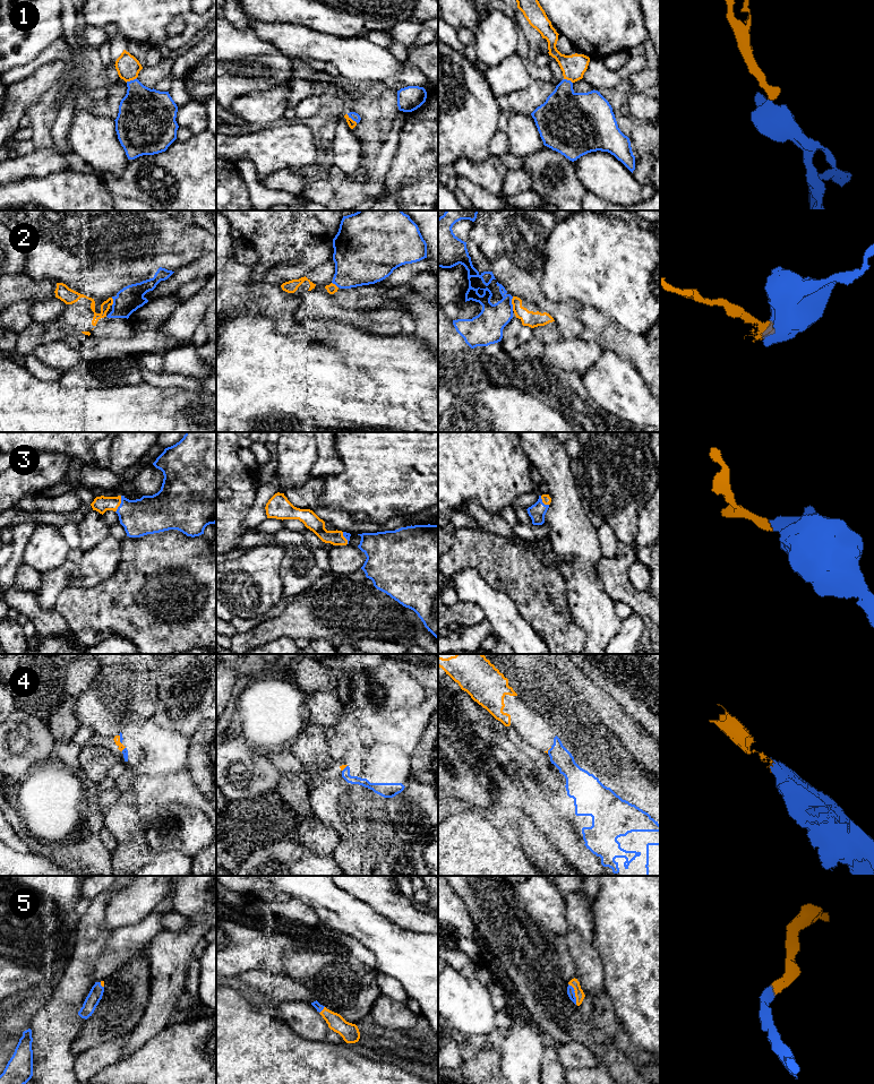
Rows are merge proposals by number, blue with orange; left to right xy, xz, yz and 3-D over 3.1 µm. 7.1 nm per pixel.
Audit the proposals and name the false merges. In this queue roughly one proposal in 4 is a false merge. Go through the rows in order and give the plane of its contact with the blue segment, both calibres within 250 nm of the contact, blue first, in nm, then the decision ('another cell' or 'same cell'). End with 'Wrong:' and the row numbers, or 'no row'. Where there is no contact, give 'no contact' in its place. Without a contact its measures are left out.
1: xz | 60/50 nm | same cell
2: yz | 240/110 nm | another cell
3: xy | 280/120 nm | same cell
4: xy | 20/50 nm | same cell
5: yz | 50/70 nm | same cell
Wrong: 2

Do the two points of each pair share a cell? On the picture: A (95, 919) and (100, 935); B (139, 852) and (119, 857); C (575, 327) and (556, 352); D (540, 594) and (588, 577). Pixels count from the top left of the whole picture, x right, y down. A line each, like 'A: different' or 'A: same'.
A: same
B: same
C: different
D: different

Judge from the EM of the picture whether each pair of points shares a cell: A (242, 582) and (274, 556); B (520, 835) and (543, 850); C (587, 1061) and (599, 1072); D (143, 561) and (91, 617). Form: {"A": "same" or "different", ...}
{"A": "same", "B": "same", "C": "different", "D": "same"}

